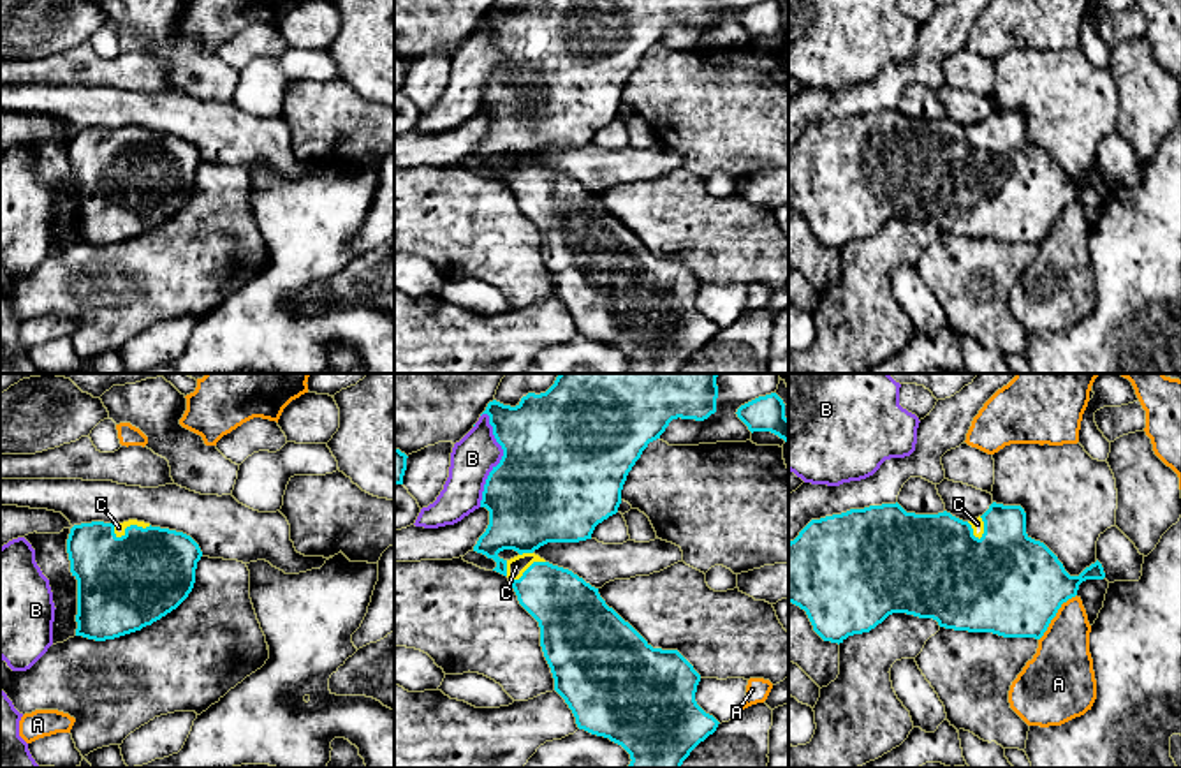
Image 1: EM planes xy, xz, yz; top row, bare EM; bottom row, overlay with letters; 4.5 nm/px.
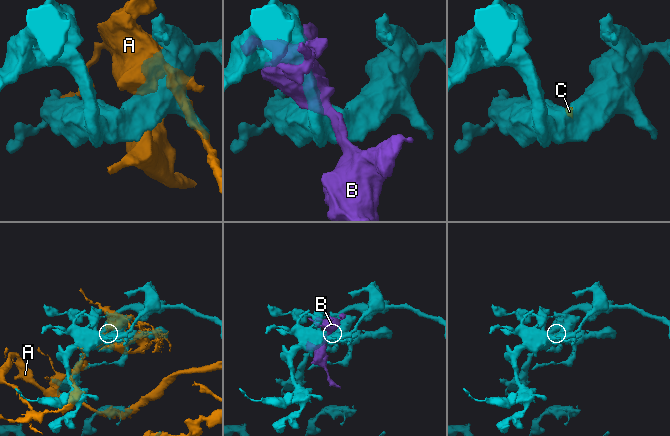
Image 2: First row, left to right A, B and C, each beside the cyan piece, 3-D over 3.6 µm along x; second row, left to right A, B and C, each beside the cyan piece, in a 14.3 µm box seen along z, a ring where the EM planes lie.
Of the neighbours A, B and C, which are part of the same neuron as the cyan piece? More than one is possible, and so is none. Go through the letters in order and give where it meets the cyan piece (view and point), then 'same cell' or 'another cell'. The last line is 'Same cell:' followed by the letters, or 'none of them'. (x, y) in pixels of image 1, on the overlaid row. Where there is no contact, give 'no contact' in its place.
A: yz (1055, 615) | another cell
B: xz (500, 460) | another cell
C: xy (131, 525) | same cell
Same cell: C

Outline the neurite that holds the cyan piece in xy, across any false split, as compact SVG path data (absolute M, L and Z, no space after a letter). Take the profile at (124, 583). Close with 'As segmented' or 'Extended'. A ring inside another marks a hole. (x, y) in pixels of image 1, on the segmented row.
M128 520L74 525L67 539L70 572L77 580L76 636L114 639L160 620L192 592L199 544L187 534Z. Extended

